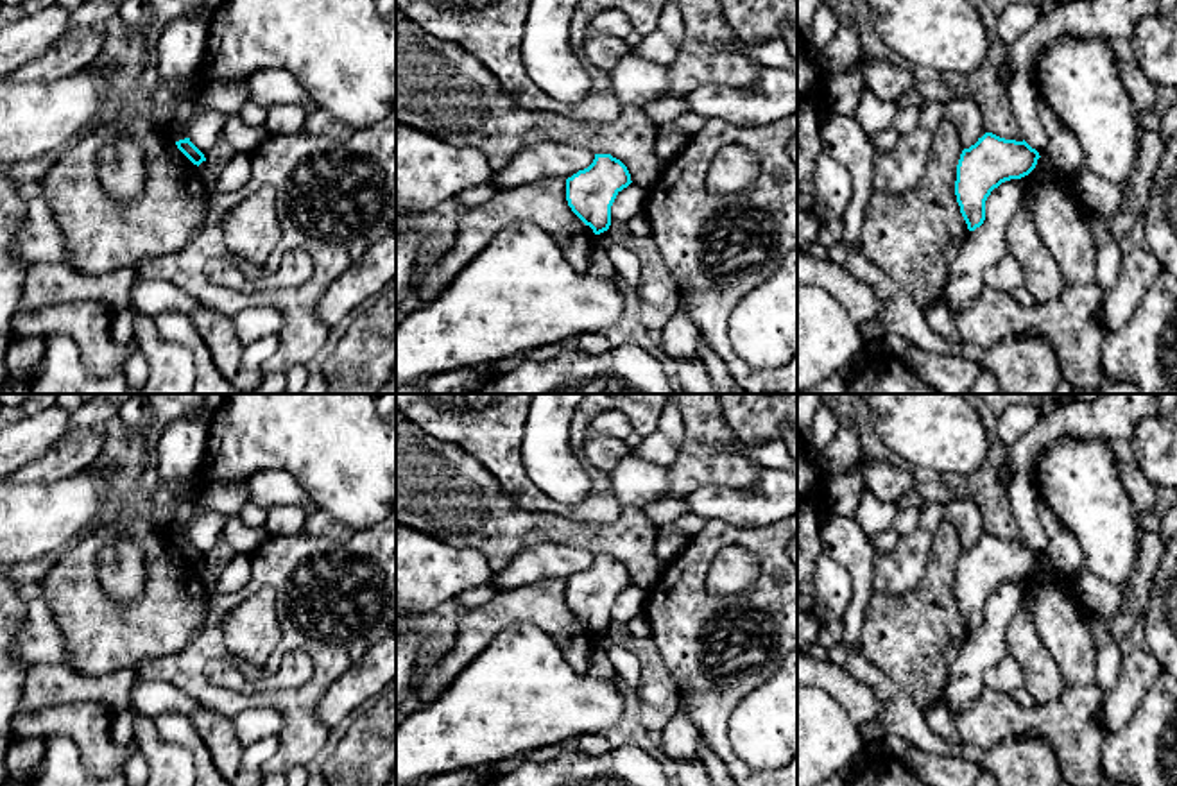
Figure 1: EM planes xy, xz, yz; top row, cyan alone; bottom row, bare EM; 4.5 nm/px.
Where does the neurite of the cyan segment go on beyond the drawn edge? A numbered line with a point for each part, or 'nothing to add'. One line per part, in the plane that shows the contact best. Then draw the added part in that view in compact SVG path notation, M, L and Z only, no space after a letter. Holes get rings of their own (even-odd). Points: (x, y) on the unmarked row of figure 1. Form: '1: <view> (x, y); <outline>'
nothing to add

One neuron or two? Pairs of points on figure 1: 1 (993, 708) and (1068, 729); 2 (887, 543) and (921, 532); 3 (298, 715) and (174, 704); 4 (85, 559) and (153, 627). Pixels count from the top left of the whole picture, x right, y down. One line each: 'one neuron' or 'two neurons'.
1: one neuron
2: two neurons
3: two neurons
4: one neuron

